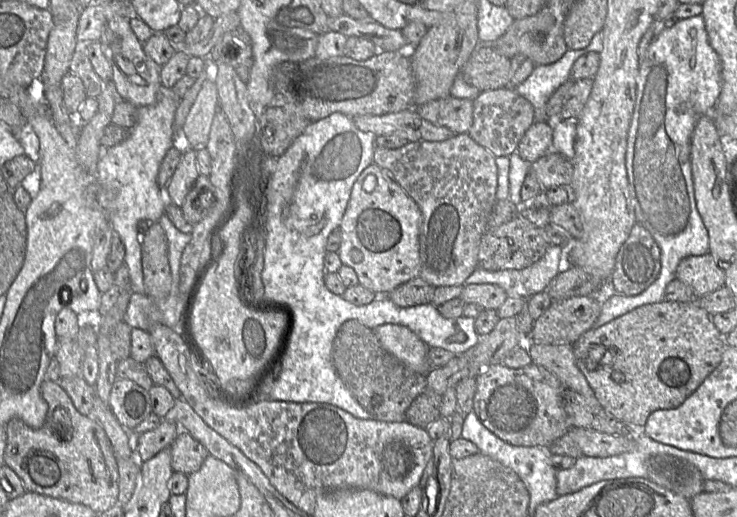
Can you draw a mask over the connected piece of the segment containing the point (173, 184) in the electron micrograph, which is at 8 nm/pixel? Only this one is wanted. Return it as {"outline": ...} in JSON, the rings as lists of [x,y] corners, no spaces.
{"outline":[[[189,148],[183,152],[174,174],[165,186],[173,204],[178,207],[183,205],[186,195],[192,189],[199,175],[196,151]]]}

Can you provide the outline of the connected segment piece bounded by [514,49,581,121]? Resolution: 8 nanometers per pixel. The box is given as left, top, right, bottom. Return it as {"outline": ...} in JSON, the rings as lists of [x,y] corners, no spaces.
{"outline":[[[581,49],[570,50],[556,62],[535,66],[529,77],[516,86],[515,91],[534,107],[535,121],[545,121],[546,104],[551,95],[570,78],[571,68]]]}

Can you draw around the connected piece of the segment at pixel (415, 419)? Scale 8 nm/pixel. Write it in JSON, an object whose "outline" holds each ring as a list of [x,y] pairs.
{"outline":[[[426,388],[410,404],[405,412],[405,421],[426,429],[441,416],[442,395]]]}

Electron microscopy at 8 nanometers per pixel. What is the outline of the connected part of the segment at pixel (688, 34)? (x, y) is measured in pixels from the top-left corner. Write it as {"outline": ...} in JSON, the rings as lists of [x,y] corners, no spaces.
{"outline":[[[703,16],[679,19],[663,31],[648,46],[640,59],[634,111],[627,135],[626,171],[629,192],[635,210],[636,222],[652,235],[661,250],[661,270],[657,279],[642,293],[626,296],[607,292],[602,296],[601,313],[594,324],[600,327],[644,304],[664,300],[666,286],[676,279],[680,261],[688,256],[709,253],[708,231],[698,212],[690,164],[690,141],[697,121],[711,112],[721,92],[721,62],[711,47]]]}

